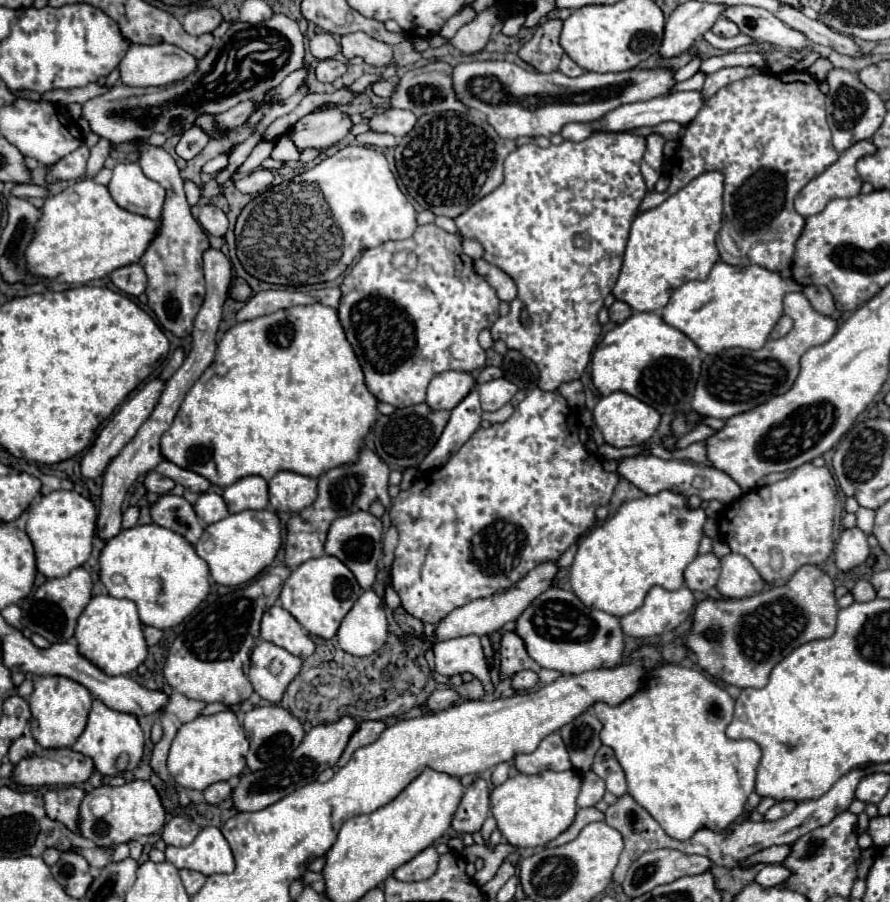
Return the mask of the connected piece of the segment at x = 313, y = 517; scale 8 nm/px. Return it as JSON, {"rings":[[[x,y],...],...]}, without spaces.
{"rings":[[[366,447],[360,451],[358,463],[342,465],[342,467],[326,471],[318,479],[318,497],[316,497],[316,501],[288,521],[286,565],[288,567],[298,567],[308,559],[322,557],[328,527],[336,517],[350,515],[350,513],[356,513],[356,511],[368,511],[372,501],[380,501],[384,507],[388,507],[390,505],[388,475],[390,475],[388,465],[376,453],[372,453]]]}

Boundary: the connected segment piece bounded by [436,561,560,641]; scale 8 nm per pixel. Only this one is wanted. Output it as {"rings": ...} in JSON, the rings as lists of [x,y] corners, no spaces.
{"rings":[[[542,561],[538,563],[522,581],[518,581],[518,585],[512,585],[510,589],[498,591],[486,599],[474,599],[468,605],[464,605],[462,609],[454,609],[454,613],[450,613],[448,617],[444,617],[438,625],[436,625],[436,637],[438,641],[446,641],[452,637],[462,637],[462,635],[490,635],[498,629],[502,629],[506,623],[516,621],[524,609],[546,589],[552,587],[556,575],[558,575],[558,563],[556,561]]]}

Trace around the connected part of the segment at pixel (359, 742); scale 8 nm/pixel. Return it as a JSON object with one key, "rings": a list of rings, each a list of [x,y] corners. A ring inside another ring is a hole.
{"rings":[[[362,721],[360,727],[358,727],[358,731],[352,735],[348,747],[344,749],[344,753],[342,753],[340,761],[338,761],[338,767],[344,767],[344,765],[350,761],[350,757],[354,755],[356,749],[374,743],[374,741],[382,735],[382,731],[384,731],[386,727],[388,727],[388,725],[386,725],[384,721]]]}

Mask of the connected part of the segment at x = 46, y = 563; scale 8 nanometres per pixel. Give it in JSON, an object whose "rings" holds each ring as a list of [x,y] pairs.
{"rings":[[[52,491],[28,511],[26,533],[36,549],[36,567],[44,577],[66,577],[72,569],[82,567],[92,553],[96,527],[96,507],[76,491]]]}

